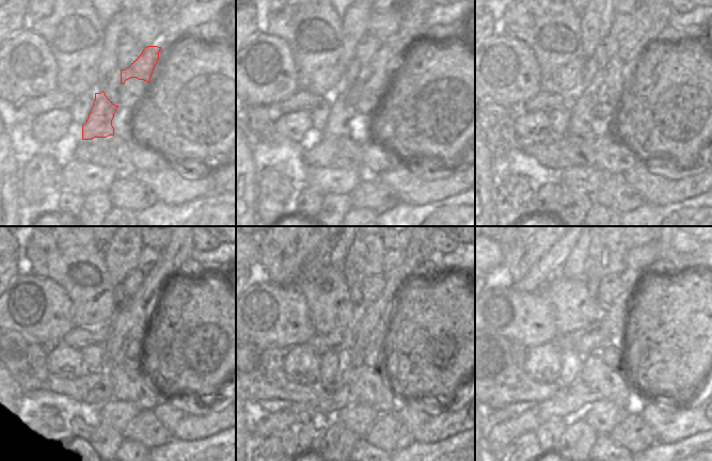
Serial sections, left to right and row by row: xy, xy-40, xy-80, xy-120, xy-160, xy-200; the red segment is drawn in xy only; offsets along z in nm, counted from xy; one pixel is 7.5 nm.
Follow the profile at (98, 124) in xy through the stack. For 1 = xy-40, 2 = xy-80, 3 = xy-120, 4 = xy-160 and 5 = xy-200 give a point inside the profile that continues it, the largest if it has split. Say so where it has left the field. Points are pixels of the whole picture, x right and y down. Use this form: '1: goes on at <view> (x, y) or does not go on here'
1: goes on at xy-40 (376, 75)
2: goes on at xy-80 (651, 21)
3: goes on at xy-120 (126, 324)
4: goes on at xy-160 (370, 326)
5: goes on at xy-200 (615, 316)

